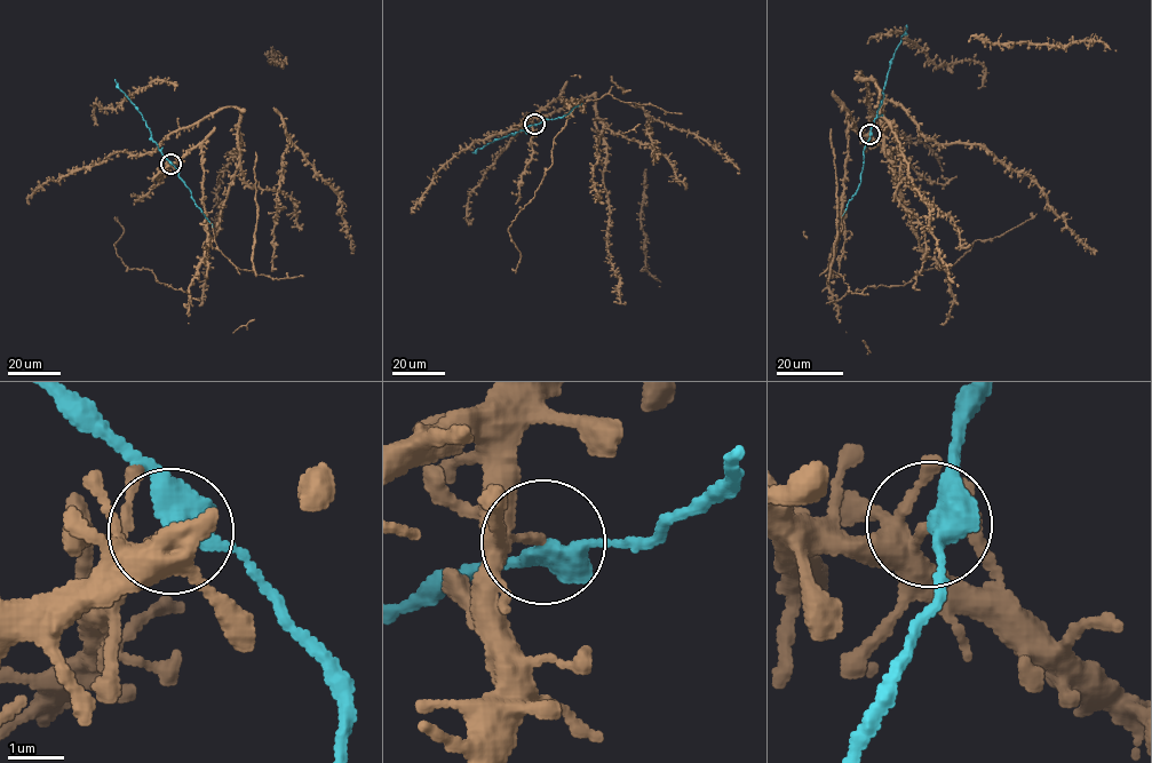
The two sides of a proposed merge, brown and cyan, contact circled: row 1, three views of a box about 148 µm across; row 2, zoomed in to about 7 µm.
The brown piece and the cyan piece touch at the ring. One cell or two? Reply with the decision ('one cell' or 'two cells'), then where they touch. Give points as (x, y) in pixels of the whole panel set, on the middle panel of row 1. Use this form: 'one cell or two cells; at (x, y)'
one cell; at (534, 124)

